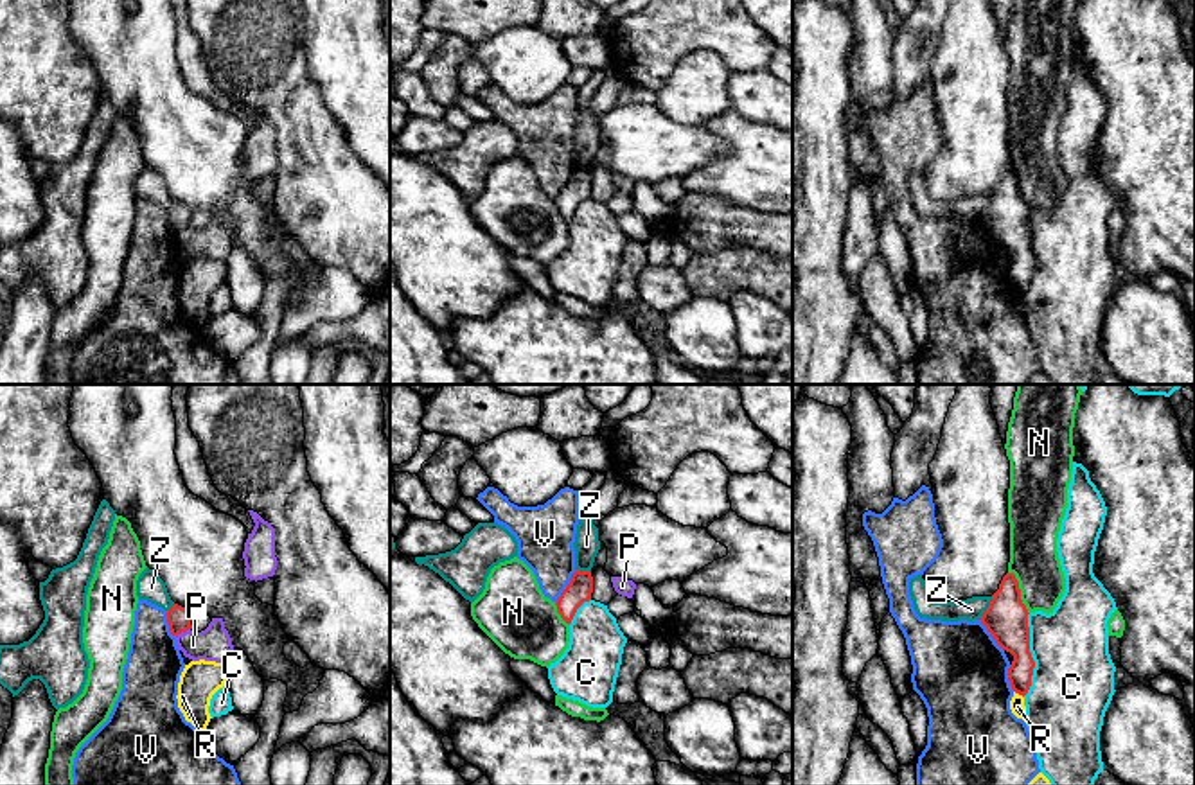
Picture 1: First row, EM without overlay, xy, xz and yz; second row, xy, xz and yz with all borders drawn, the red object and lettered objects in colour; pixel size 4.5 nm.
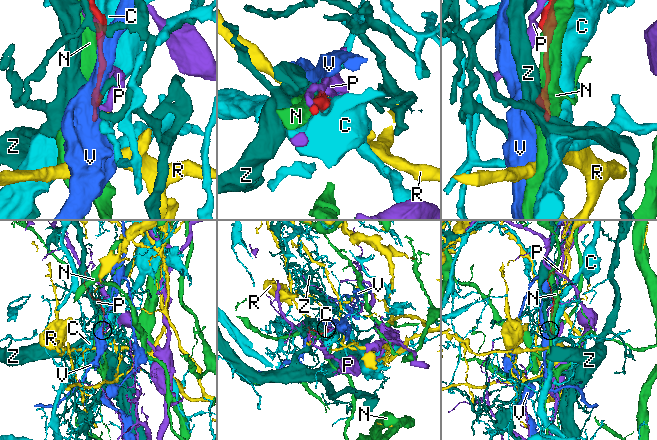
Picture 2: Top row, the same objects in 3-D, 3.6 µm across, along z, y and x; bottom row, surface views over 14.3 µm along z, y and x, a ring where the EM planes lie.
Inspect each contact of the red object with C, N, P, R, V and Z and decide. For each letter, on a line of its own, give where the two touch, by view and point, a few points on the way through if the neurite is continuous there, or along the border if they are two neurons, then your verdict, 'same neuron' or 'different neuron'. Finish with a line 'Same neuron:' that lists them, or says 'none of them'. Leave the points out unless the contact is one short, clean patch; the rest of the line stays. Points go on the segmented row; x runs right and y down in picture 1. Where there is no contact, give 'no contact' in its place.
C: meets red in yz at (1030, 654); different neuron
N: meets red in yz at (1019, 591); different neuron
P: meets red in xy at (182, 631); different neuron
R: meets red in yz at (1019, 694); border along yz (1014, 690), (1023, 697); different neuron
V: meets red in xz at (566, 586); border along xz (575, 570), (556, 602); different neuron
Z: meets red in yz at (989, 608); different neuron
Same neuron: none of them

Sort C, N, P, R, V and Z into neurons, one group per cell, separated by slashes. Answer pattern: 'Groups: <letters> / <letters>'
Groups: C / N / P / R / V / Z

